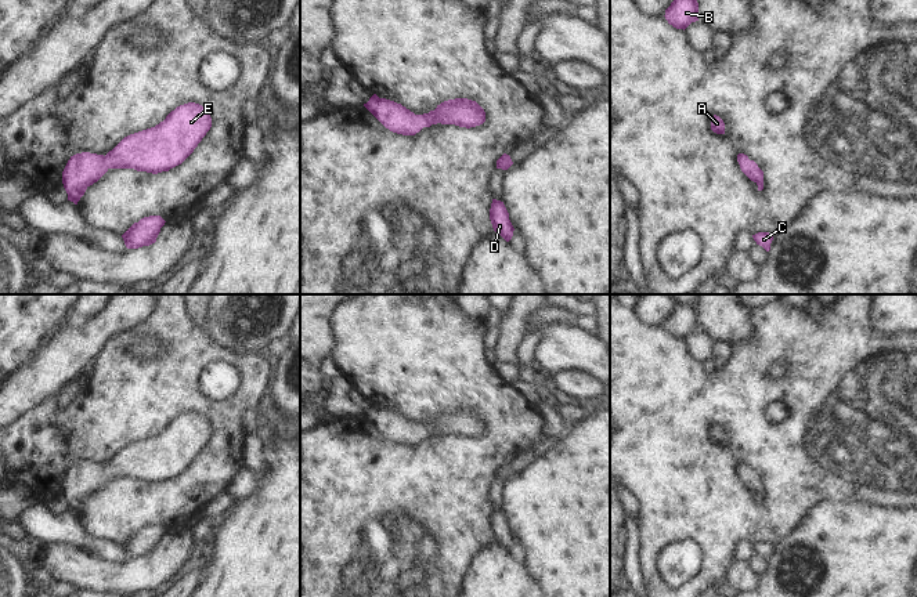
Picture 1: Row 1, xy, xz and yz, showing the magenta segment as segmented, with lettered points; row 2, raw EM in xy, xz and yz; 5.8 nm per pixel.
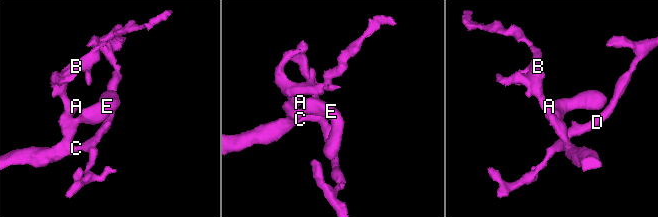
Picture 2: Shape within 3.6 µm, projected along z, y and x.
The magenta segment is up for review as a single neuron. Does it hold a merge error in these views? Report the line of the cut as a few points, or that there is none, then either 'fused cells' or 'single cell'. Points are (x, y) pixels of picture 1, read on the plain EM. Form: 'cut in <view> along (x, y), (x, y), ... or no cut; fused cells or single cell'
no cut; single cell

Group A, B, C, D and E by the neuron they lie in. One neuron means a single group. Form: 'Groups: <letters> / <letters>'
Groups: A B C D E

